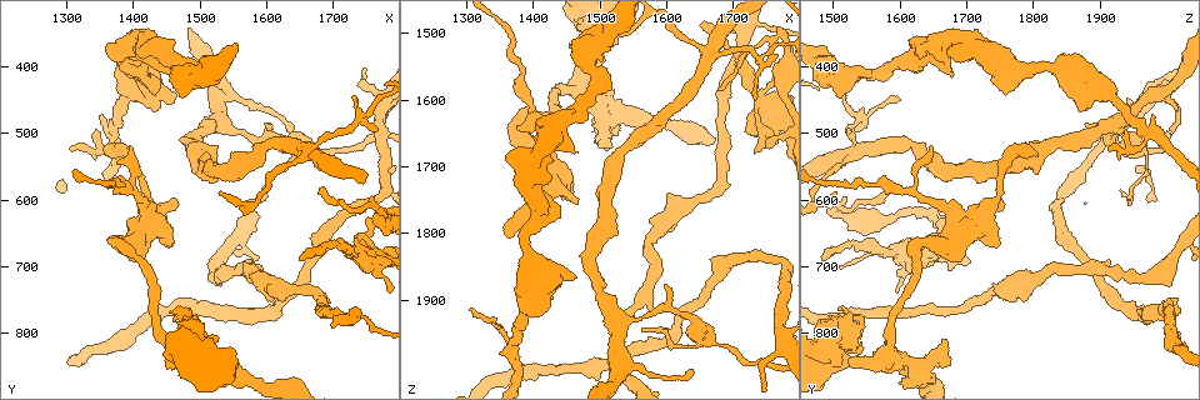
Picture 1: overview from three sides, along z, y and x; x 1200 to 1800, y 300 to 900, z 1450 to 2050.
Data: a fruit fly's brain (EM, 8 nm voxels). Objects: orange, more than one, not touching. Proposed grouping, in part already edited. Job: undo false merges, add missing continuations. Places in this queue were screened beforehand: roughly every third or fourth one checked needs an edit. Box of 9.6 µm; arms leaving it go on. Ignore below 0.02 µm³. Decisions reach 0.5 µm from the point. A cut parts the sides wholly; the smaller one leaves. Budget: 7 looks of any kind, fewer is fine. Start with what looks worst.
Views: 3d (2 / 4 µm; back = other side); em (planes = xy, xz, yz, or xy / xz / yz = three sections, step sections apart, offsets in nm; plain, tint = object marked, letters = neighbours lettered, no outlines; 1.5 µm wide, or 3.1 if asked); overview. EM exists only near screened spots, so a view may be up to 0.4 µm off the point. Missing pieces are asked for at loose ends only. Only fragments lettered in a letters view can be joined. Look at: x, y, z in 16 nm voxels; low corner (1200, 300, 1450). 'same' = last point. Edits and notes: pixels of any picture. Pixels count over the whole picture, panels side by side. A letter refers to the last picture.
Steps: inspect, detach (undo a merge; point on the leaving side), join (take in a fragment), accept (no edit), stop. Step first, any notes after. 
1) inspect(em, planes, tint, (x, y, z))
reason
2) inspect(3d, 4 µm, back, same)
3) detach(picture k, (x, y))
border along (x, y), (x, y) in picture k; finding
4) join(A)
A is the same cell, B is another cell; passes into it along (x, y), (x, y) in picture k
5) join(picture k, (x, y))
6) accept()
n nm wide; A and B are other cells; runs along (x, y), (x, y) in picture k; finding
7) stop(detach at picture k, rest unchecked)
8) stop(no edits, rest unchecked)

inspect(3d, 2 µm, (1660, 520, 1540))
looks like a crossing

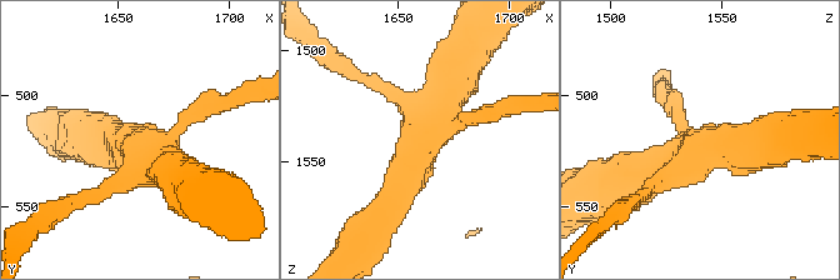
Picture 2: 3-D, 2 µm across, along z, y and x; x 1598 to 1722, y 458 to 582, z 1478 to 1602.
inspect(em, xy, step 8, letters, (1662, 523, 1542))
now the EM

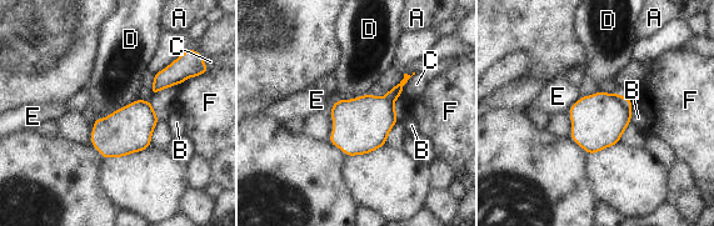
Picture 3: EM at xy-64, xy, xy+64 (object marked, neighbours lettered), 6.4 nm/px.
accept()
D touches over 320 nm; A, B, C, D, E and F are other cells; border along (633, 104), (629, 122) in picture 3; all the same neuron

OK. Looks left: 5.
inspect(3d, 2 µm, (1365, 535, 1810))
end of a long branch

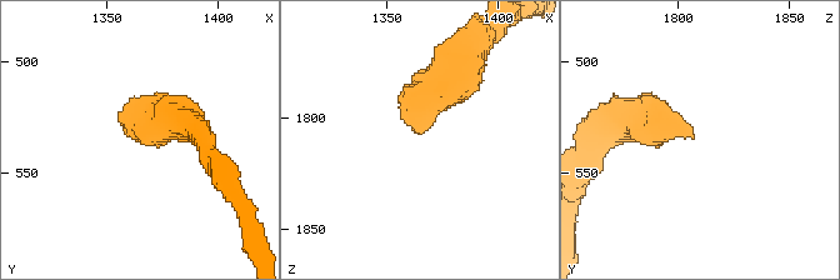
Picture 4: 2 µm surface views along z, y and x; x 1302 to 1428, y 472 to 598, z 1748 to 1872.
inspect(em, xy, step 4, letters, (1360, 534, 1807))

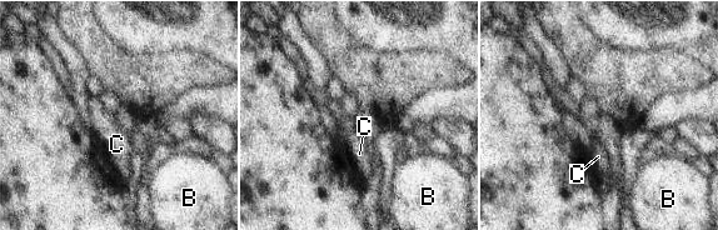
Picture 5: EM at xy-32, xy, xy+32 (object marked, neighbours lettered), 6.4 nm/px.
inspect(em, planes, letters, same)
another direction

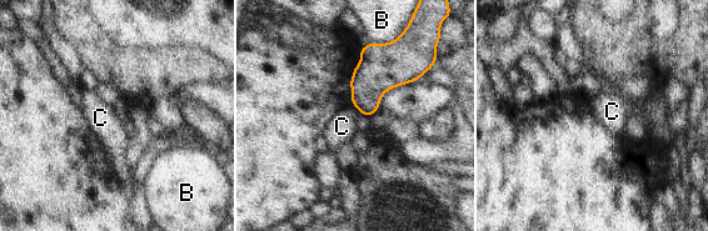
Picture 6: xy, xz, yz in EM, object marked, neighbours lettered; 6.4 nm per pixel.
accept()
B touches over 170 nm; B and C are other cells; no lettered fragment goes on from it

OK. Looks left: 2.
inspect(3d, 4 µm, (1310, 520, 1910))
thin end

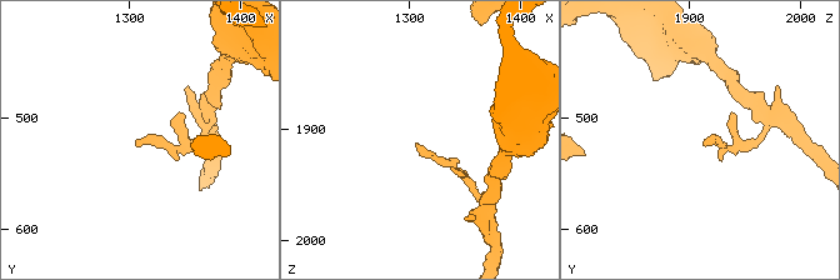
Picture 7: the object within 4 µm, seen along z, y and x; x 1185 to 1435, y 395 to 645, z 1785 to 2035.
inspect(em, planes, letters, (1306, 522, 1912))

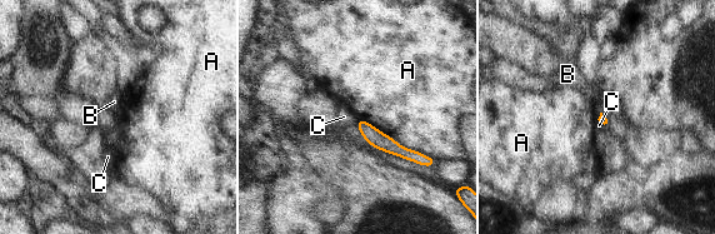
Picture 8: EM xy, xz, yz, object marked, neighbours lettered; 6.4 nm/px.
accept()
A touches over 550 nm; A, B and C are other cells; border along (358, 118), (404, 147), (435, 158) in picture 8; none of them fits

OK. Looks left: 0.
stop(no edits, rest unchecked)

